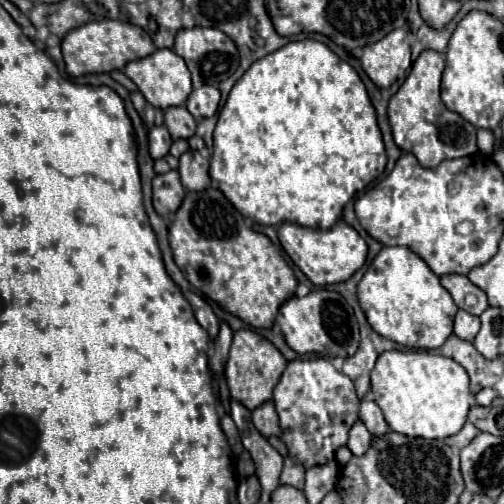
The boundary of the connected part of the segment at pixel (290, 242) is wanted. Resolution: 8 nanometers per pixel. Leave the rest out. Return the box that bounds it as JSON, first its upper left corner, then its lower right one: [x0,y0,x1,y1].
[278,220,368,286]

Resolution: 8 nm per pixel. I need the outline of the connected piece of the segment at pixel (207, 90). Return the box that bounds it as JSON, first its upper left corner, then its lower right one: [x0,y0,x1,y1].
[186,86,220,120]

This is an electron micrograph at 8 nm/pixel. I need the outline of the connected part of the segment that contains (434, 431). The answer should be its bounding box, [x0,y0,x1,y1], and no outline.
[372,350,470,438]

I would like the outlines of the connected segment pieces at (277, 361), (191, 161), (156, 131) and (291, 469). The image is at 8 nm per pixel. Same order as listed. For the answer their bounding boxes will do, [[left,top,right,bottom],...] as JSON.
[[226,328,288,410],[180,150,210,192],[148,126,172,158],[280,458,306,488]]

